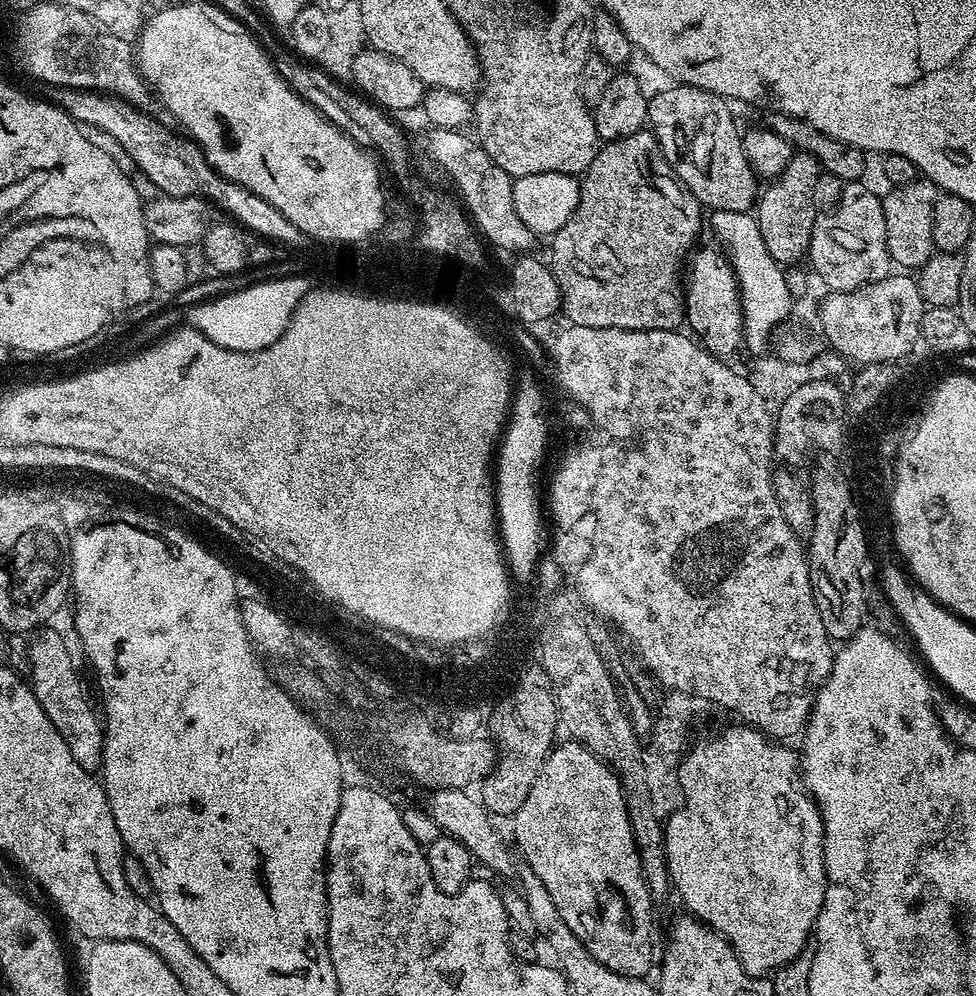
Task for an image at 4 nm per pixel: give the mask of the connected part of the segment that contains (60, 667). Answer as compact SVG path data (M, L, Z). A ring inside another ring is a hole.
M44 626L31 633L28 649L32 674L30 687L38 698L42 710L46 710L46 718L54 722L54 730L62 734L62 742L70 746L70 754L74 754L74 762L82 766L82 770L95 773L104 763L104 729L101 717L80 697L80 680L75 676L76 668L68 657L68 648L64 640L52 629Z

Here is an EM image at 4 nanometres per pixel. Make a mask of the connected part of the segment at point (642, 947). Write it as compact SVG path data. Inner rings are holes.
M579 742L567 743L557 743L548 753L543 766L540 767L539 774L534 778L534 782L526 794L526 802L522 802L522 806L511 821L511 824L513 823L512 832L516 835L516 844L520 847L519 855L530 866L530 870L534 870L534 874L538 874L538 878L542 878L542 886L546 886L551 900L554 901L554 906L558 906L558 914L562 914L562 922L566 922L566 926L583 942L592 957L602 966L623 976L647 977L649 975L647 972L651 968L653 971L654 968L654 956L652 960L652 908L654 908L654 902L650 898L650 894L646 890L646 882L642 878L642 866L638 858L638 850L634 846L634 834L630 830L628 807L624 801L624 791L620 785L620 779L586 745Z

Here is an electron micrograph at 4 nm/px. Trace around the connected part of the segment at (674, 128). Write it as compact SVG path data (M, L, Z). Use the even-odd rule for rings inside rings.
M673 83L672 88L651 93L648 101L647 127L655 134L662 154L681 184L692 193L695 200L708 210L747 212L758 199L758 177L746 158L741 129L736 129L729 101L689 84Z

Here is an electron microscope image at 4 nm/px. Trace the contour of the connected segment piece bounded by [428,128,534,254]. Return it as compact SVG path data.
M432 128L429 133L428 152L436 159L437 166L444 168L445 174L456 183L459 199L479 235L488 244L490 242L511 254L531 249L528 247L534 241L534 234L524 225L522 218L518 218L518 210L514 210L513 177L508 176L471 135L463 136L465 133L455 128Z

